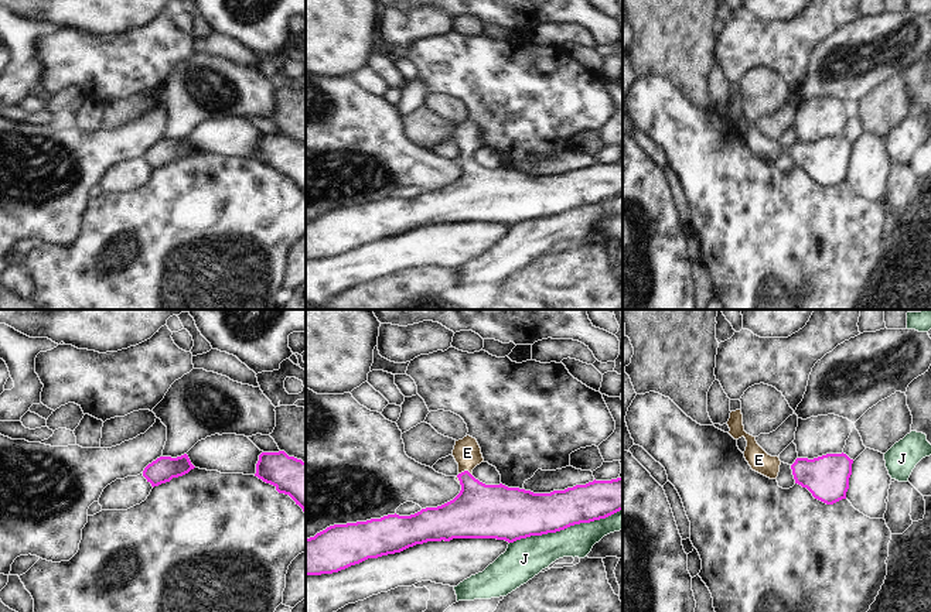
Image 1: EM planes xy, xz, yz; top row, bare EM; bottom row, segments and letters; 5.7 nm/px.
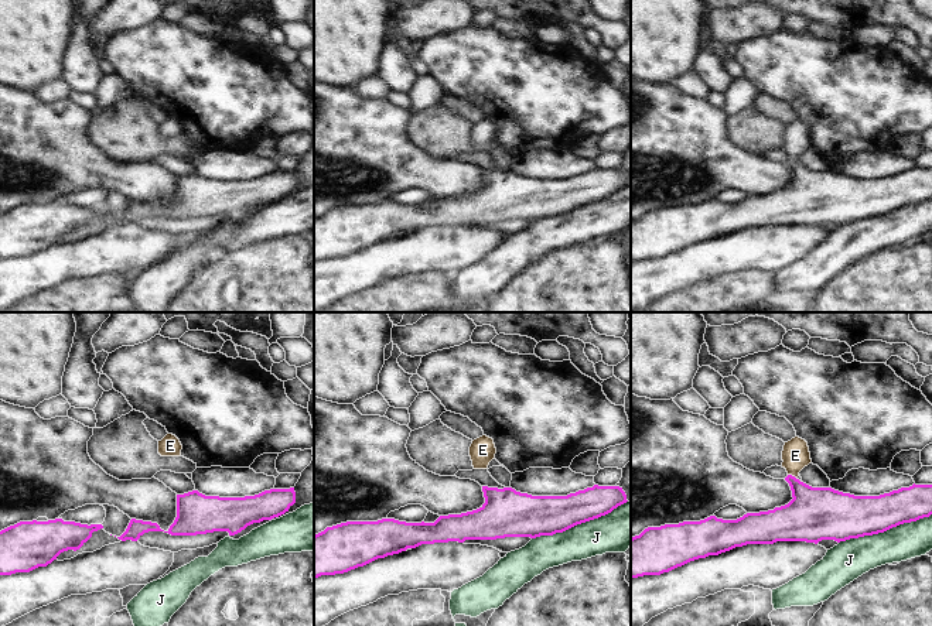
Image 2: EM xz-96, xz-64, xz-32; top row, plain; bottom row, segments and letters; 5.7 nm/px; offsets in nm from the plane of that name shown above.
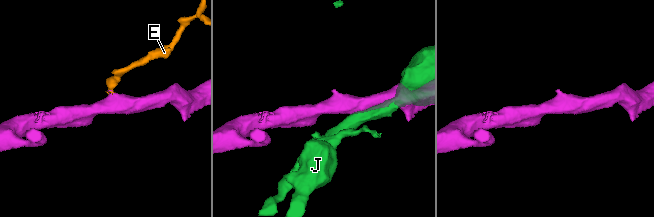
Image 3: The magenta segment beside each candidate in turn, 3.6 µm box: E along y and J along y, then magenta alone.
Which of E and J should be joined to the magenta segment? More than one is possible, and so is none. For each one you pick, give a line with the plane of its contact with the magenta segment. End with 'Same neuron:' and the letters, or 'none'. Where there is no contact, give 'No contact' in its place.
E: Touches magenta in xz
Same neuron: E.

